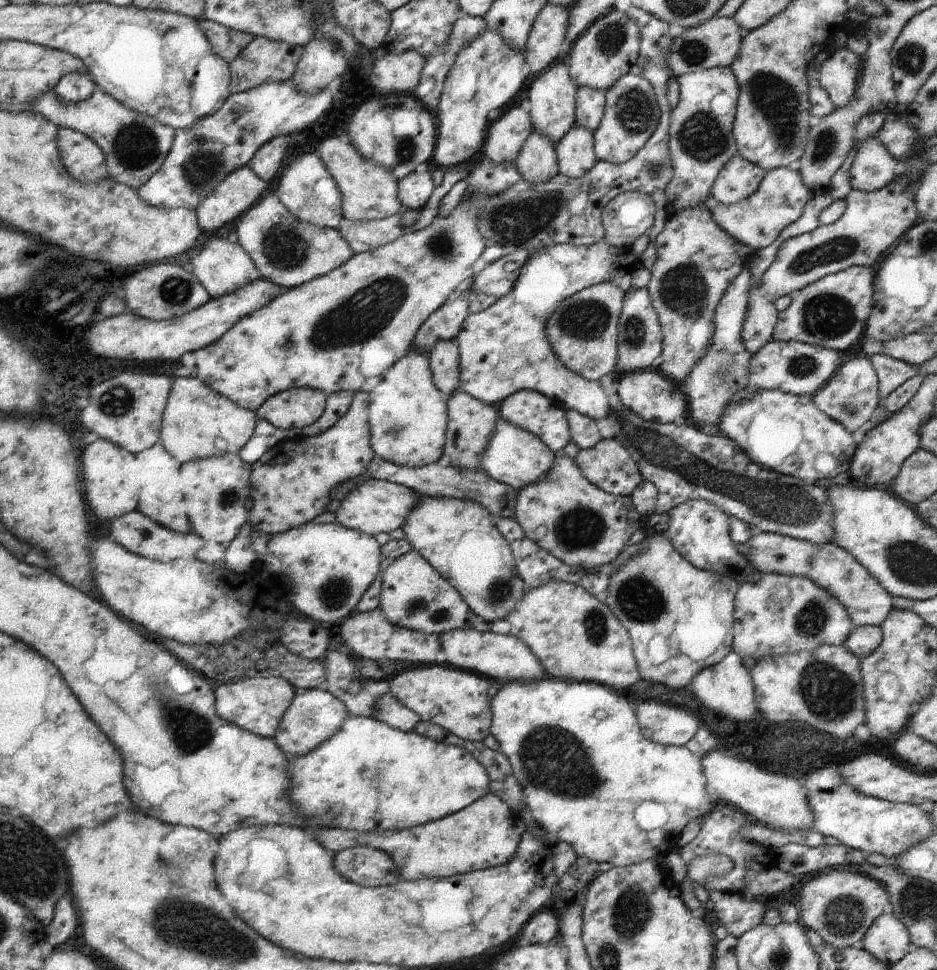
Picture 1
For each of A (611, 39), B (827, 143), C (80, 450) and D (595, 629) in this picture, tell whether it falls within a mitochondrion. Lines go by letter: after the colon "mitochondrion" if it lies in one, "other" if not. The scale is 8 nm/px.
A: mitochondrion
B: mitochondrion
C: other
D: mitochondrion

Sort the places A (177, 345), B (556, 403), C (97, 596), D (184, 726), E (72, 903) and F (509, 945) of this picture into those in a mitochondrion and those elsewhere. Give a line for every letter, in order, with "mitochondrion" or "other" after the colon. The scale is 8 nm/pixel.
A: other
B: other
C: other
D: mitochondrion
E: other
F: other

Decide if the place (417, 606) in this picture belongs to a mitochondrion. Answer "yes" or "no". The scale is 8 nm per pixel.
yes

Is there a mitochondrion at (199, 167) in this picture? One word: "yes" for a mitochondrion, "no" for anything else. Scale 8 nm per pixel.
yes

